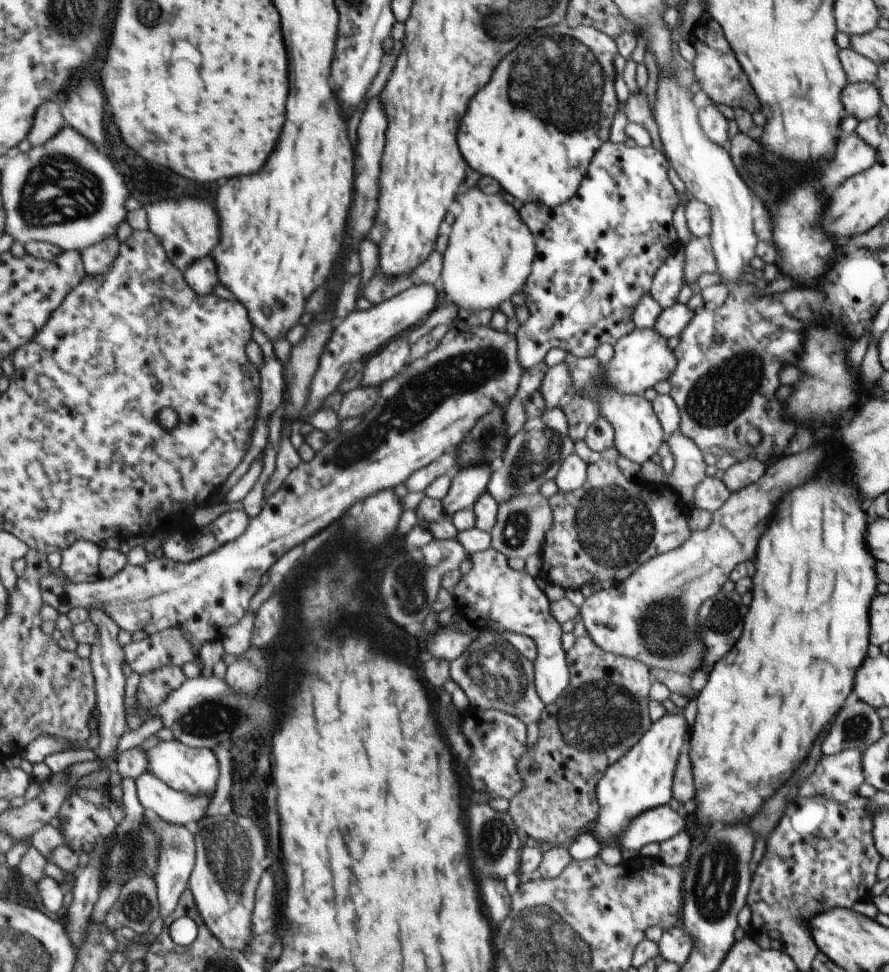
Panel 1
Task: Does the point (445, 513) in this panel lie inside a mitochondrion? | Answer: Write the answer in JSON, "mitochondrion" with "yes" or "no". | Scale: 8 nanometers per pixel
{"mitochondrion":"no"}

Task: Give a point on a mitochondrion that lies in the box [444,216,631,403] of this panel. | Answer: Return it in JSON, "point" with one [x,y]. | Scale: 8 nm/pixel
{"point":[598,387]}

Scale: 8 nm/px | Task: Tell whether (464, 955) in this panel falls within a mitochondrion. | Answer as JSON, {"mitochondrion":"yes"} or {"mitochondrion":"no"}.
{"mitochondrion":"no"}

